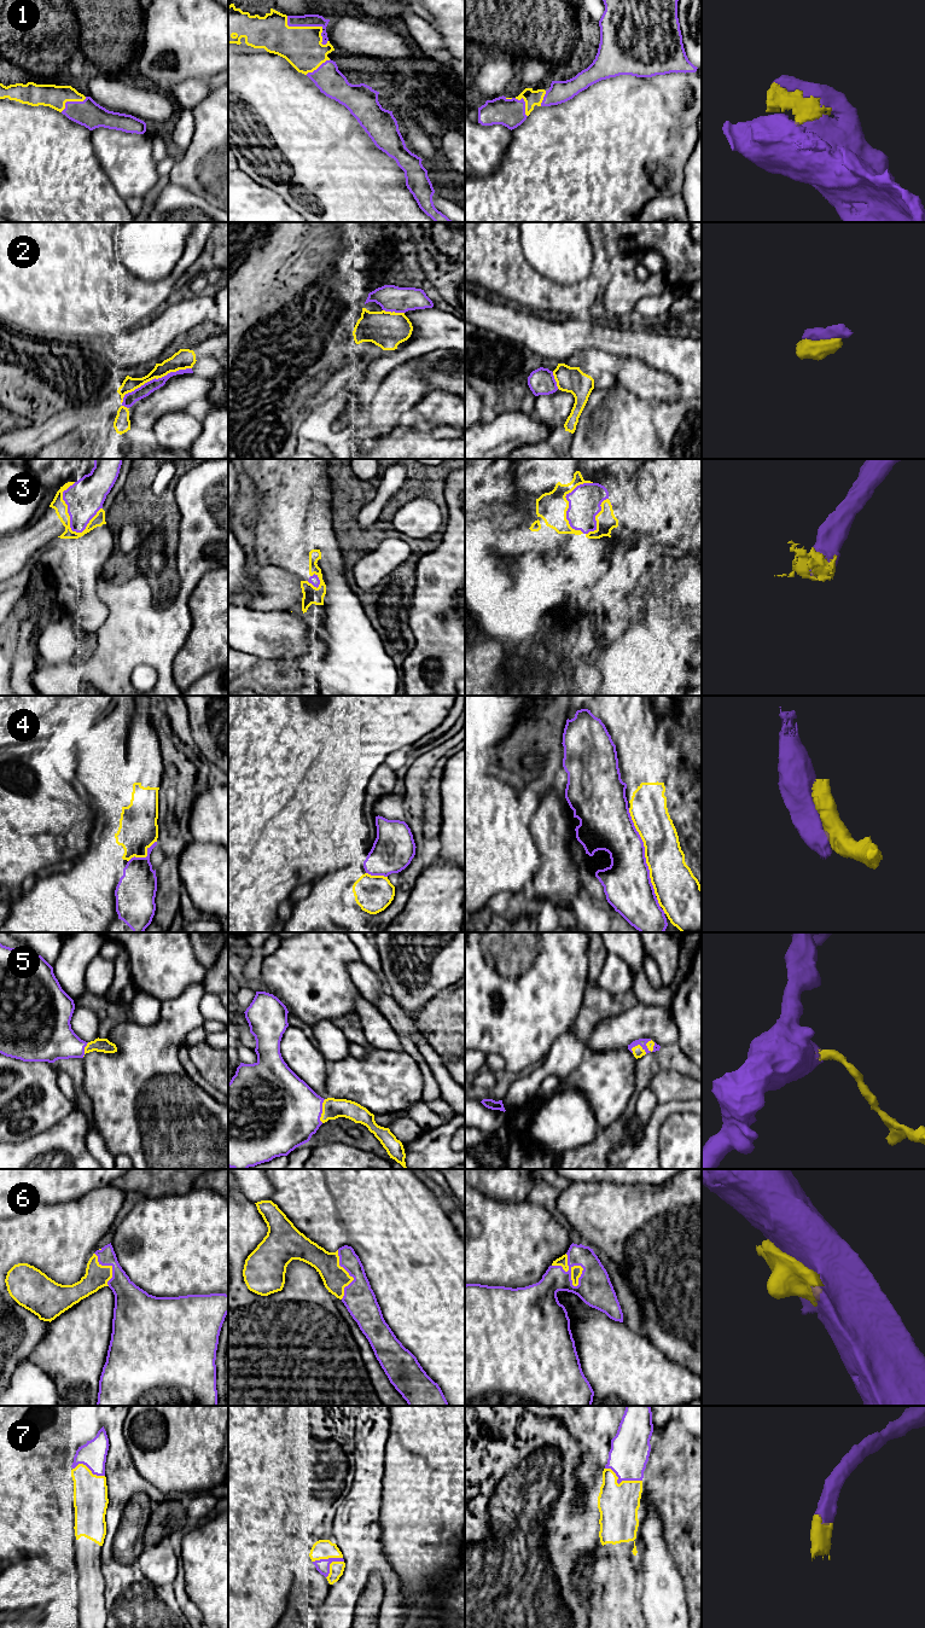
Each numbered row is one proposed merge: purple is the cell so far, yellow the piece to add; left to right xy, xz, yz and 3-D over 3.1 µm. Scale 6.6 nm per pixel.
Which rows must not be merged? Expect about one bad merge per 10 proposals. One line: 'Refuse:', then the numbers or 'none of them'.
Refuse: 4

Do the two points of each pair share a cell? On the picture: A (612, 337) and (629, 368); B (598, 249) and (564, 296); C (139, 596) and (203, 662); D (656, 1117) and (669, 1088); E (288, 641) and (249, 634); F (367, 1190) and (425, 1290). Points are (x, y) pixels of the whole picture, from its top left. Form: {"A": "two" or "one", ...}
{"A": "two", "B": "one", "C": "two", "D": "two", "E": "one", "F": "one"}

